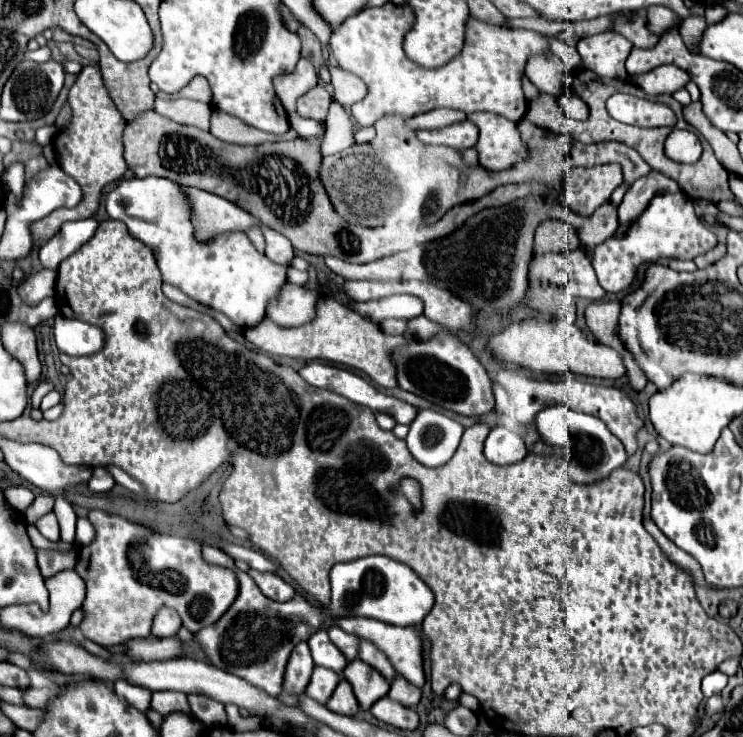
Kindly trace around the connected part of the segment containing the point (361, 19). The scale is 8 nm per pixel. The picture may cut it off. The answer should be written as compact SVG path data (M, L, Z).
M385 3L383 7L363 9L333 29L329 47L339 67L359 75L369 87L367 97L351 107L351 113L361 127L373 125L379 117L389 113L415 117L439 107L459 109L467 115L475 111L493 111L515 123L523 119L527 101L523 97L521 77L531 55L551 51L545 35L527 29L489 25L469 15L461 53L441 67L425 69L411 63L403 51L403 39L413 23L415 13L407 3Z

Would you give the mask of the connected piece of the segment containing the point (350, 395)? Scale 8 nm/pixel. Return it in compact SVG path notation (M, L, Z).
M311 361L307 363L305 367L299 369L299 375L311 385L311 387L317 387L317 389L327 389L327 391L333 391L337 395L343 395L345 399L357 403L357 405L363 405L363 407L369 407L373 409L375 413L383 411L383 413L389 413L397 423L403 423L403 425L409 425L415 415L417 415L417 409L405 401L399 401L391 395L385 395L381 391L377 391L369 381L365 381L363 377L347 371L347 369L339 369L339 367L333 367L333 365L321 365L321 361Z

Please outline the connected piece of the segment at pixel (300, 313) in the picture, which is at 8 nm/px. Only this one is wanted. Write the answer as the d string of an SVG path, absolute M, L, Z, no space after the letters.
M285 281L285 287L281 287L277 299L269 303L265 317L281 327L301 327L305 323L311 323L319 297L319 293L307 289L305 285Z

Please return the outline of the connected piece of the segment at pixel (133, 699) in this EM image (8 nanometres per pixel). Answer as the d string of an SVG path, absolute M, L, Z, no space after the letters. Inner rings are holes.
M117 681L114 683L114 689L117 689L119 695L123 695L133 707L137 707L141 713L145 713L149 709L149 703L151 703L151 691L149 689L143 689L143 687L137 687L137 685L131 685L127 681Z

